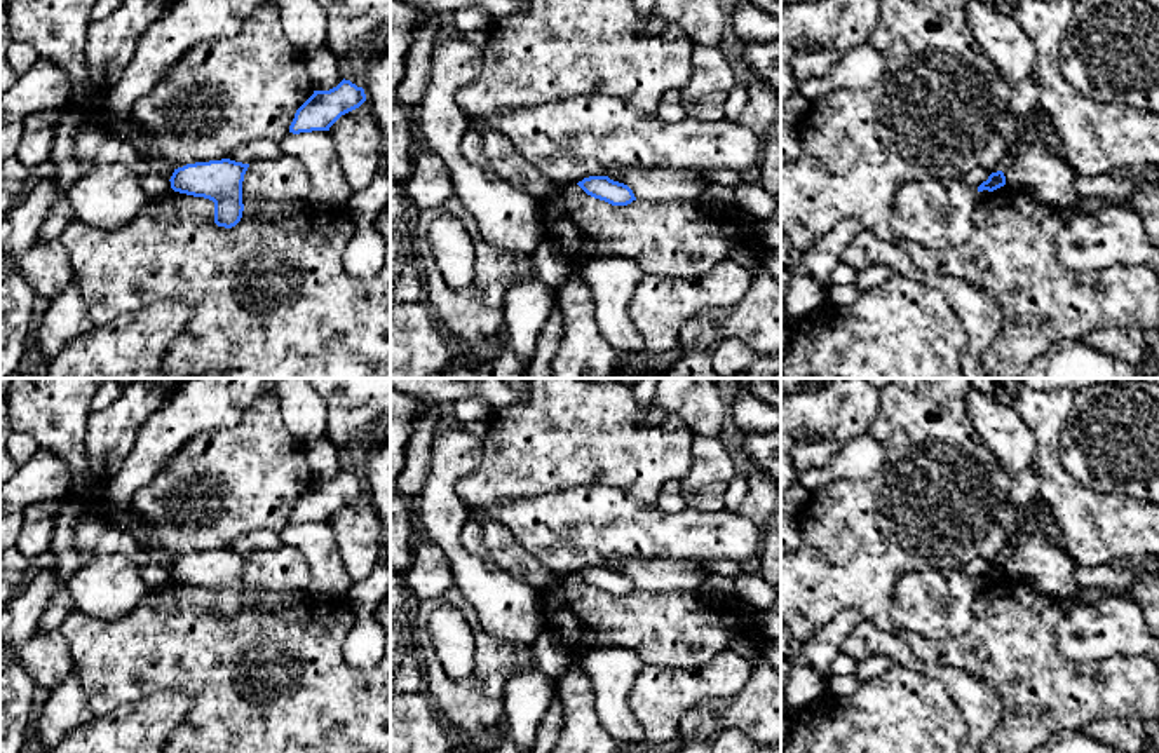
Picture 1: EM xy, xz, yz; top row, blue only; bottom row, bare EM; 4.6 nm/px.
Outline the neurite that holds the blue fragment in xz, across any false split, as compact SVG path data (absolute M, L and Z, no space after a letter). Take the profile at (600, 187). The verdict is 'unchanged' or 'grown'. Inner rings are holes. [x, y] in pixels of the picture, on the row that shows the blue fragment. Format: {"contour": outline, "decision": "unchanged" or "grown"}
{"contour": "M589 176L577 183L587 195L612 206L627 206L636 200L633 190L608 176Z", "decision": "unchanged"}

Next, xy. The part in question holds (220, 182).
{"contour": "M230 159L195 162L174 169L171 178L153 173L139 176L139 183L148 199L171 190L209 199L214 202L214 223L232 228L242 218L242 181L247 167L249 164Z", "decision": "grown"}

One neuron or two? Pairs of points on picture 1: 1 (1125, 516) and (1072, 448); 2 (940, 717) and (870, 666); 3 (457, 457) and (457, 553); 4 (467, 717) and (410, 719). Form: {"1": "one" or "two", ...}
{"1": "two", "2": "two", "3": "one", "4": "two"}

